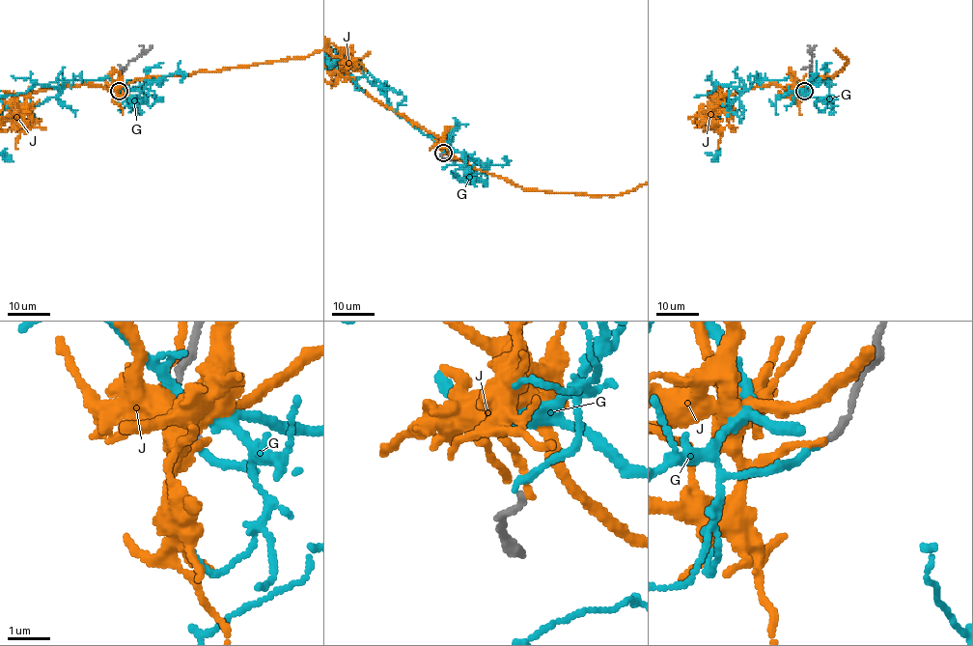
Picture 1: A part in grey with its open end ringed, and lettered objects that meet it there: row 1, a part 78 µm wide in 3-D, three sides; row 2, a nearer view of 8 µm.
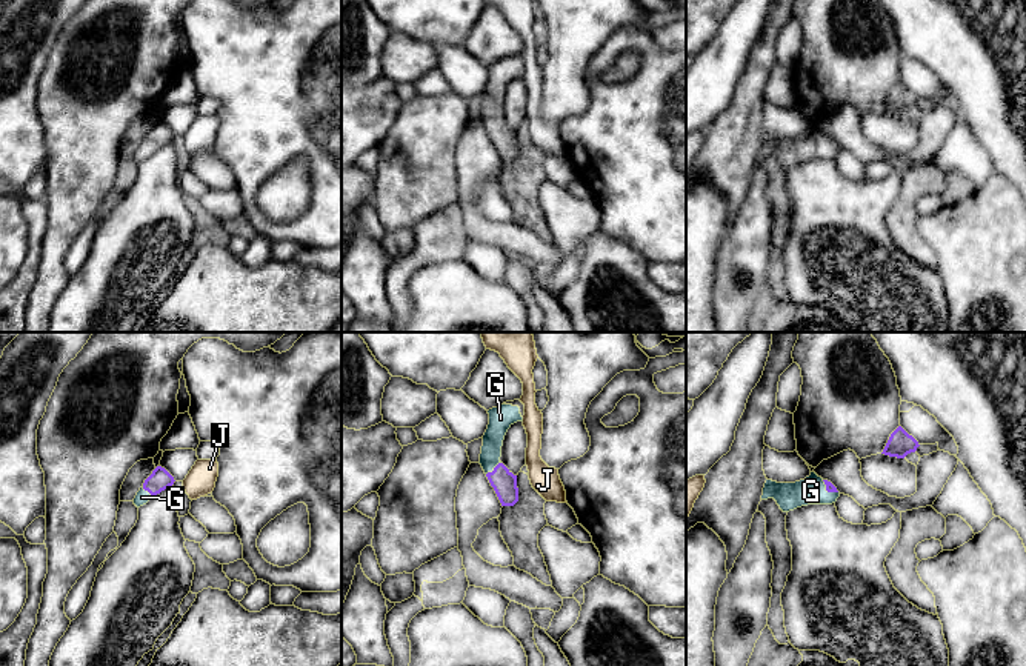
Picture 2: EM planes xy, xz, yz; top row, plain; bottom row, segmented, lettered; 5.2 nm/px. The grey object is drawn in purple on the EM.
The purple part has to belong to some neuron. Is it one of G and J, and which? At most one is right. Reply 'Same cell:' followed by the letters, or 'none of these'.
Same cell: G

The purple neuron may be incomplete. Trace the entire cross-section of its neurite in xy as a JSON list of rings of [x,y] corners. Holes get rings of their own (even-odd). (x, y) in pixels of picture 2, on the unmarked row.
[[[157,122],[137,148],[134,160],[137,163],[146,160],[157,149],[172,142],[174,137],[174,132],[165,123]]]

